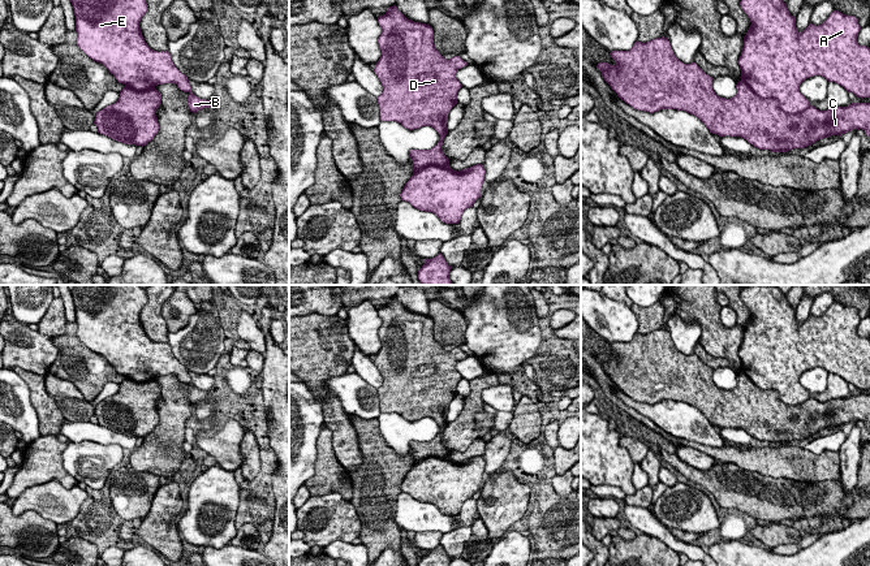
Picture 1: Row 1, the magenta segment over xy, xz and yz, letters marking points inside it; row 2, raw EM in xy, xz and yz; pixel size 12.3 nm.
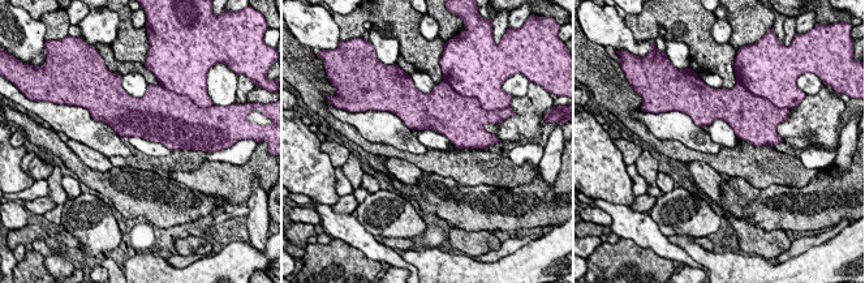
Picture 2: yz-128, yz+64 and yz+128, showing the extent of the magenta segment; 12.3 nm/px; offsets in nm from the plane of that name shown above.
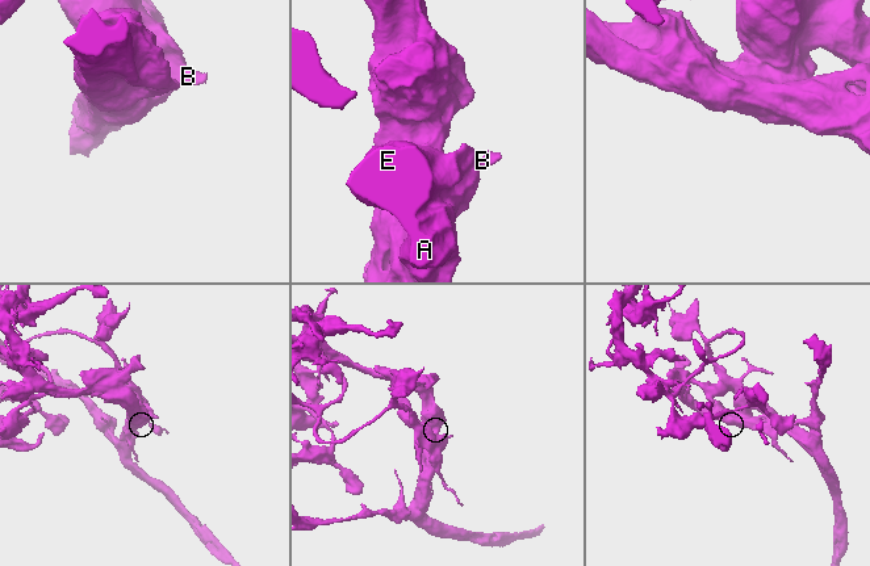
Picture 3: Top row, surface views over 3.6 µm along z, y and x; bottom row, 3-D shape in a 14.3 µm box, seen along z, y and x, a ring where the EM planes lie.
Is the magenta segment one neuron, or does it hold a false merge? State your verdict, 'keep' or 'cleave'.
cleave

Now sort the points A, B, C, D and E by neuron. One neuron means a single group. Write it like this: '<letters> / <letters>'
A E / B C D

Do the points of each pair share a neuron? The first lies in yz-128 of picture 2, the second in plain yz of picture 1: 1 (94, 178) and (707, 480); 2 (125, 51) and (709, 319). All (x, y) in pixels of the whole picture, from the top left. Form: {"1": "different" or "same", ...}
{"1": "same", "2": "same"}

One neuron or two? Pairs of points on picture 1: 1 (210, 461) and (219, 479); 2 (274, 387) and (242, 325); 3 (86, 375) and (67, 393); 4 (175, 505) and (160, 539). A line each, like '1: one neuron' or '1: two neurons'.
1: two neurons
2: two neurons
3: two neurons
4: one neuron

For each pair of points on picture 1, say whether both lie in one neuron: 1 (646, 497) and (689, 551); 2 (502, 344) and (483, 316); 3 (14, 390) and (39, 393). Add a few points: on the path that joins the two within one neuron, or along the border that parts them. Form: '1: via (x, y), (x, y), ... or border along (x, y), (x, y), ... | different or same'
1: border along (624, 501), (631, 505), (647, 508) | different
2: via (502, 337), (490, 323) | same
3: border along (13, 370), (28, 385), (30, 404), (37, 413) | different

